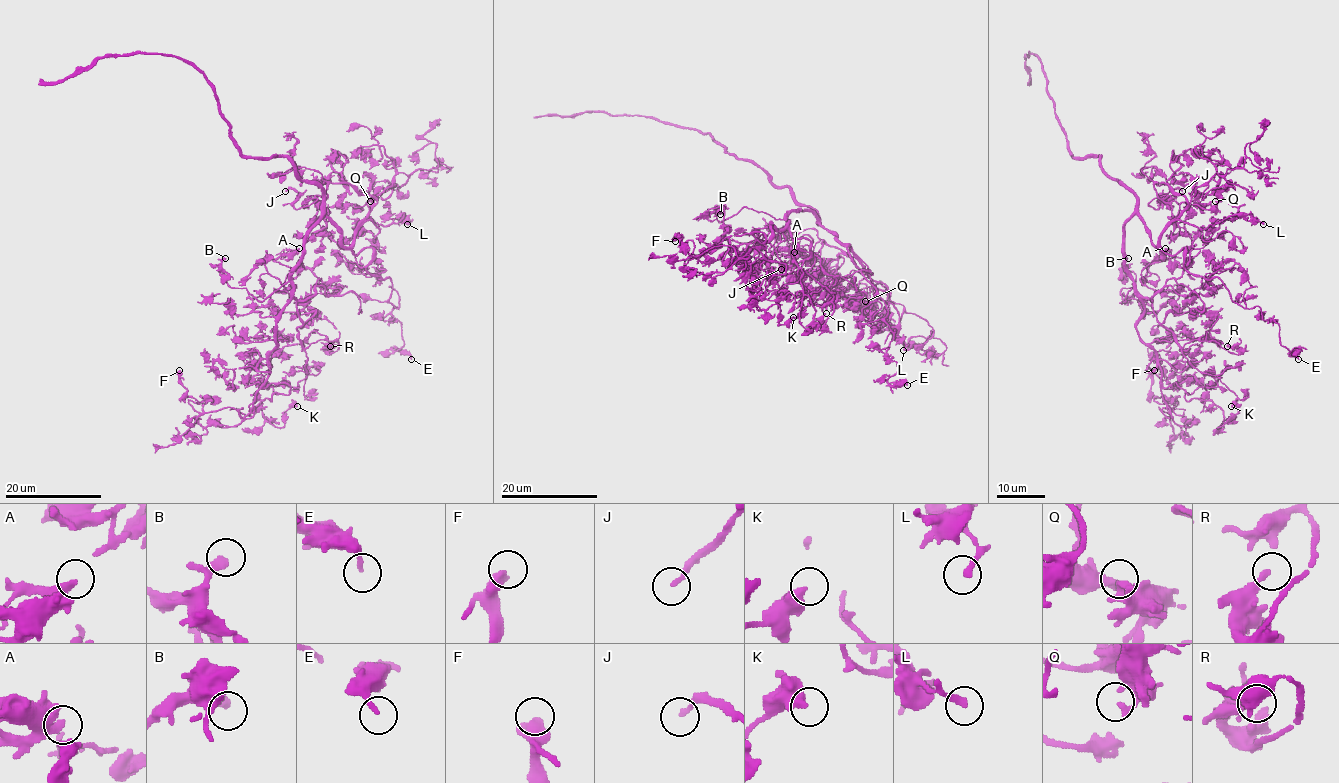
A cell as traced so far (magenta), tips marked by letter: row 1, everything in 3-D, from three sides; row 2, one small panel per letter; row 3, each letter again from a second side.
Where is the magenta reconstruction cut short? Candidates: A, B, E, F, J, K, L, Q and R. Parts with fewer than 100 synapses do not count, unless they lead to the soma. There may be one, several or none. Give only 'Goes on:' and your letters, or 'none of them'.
Goes on: none of them

